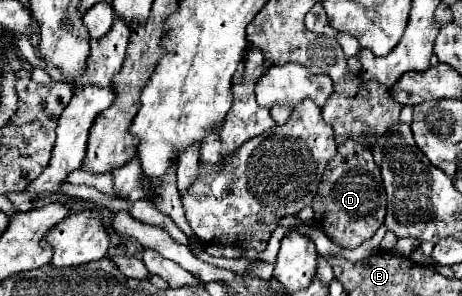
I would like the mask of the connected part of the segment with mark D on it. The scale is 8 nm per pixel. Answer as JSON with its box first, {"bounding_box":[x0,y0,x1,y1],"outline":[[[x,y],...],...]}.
{"bounding_box":[312,142,386,248],"outline":[[[344,142],[336,146],[336,156],[326,164],[312,208],[314,220],[322,224],[330,240],[342,248],[358,248],[364,240],[376,234],[376,230],[384,224],[386,194],[370,148],[358,146],[358,142]]]}

